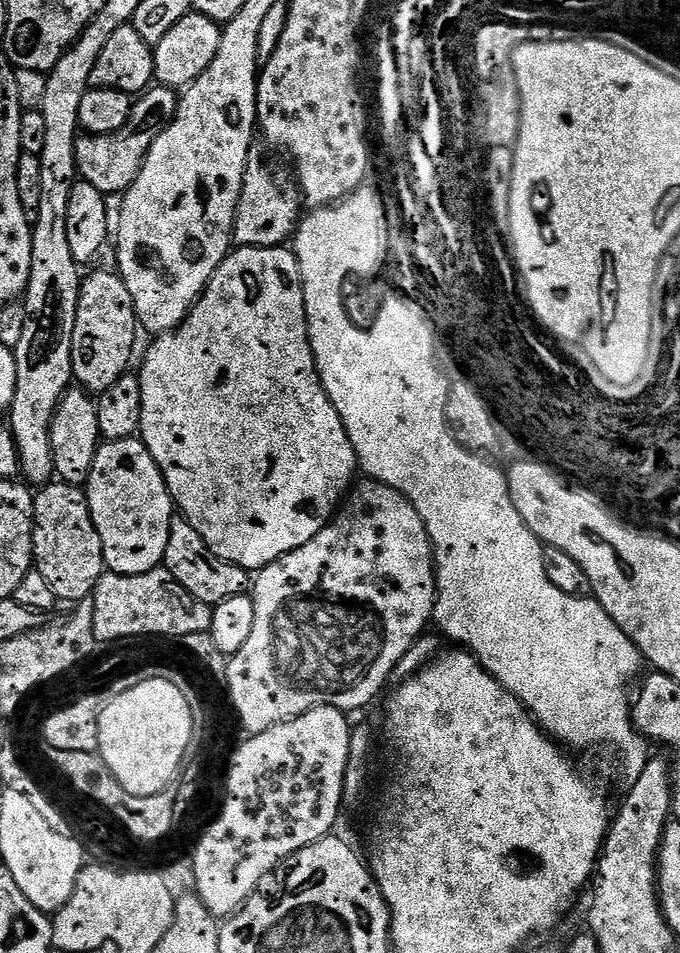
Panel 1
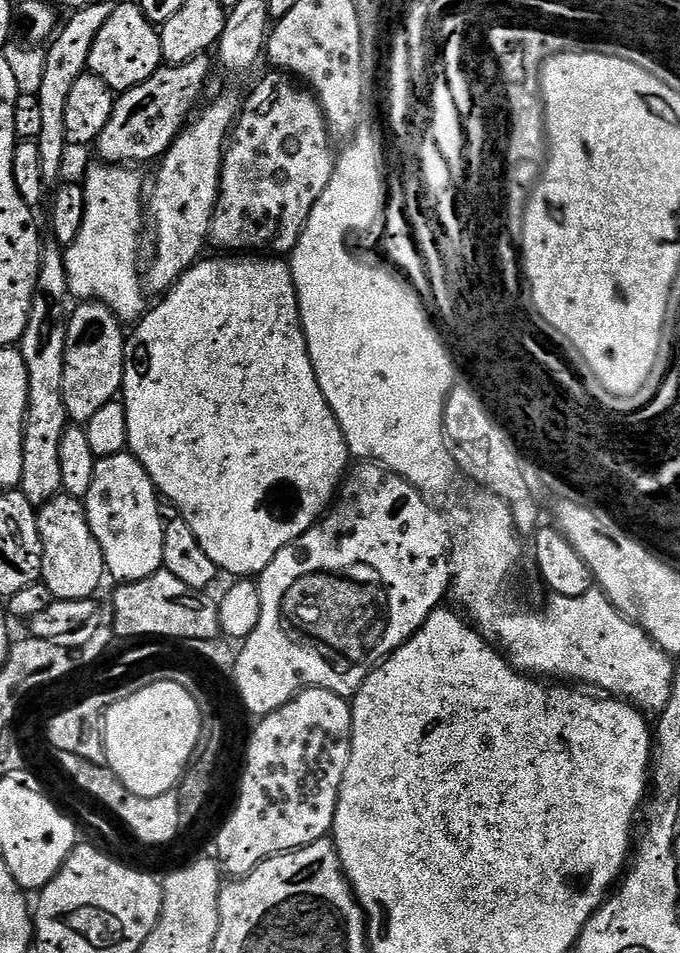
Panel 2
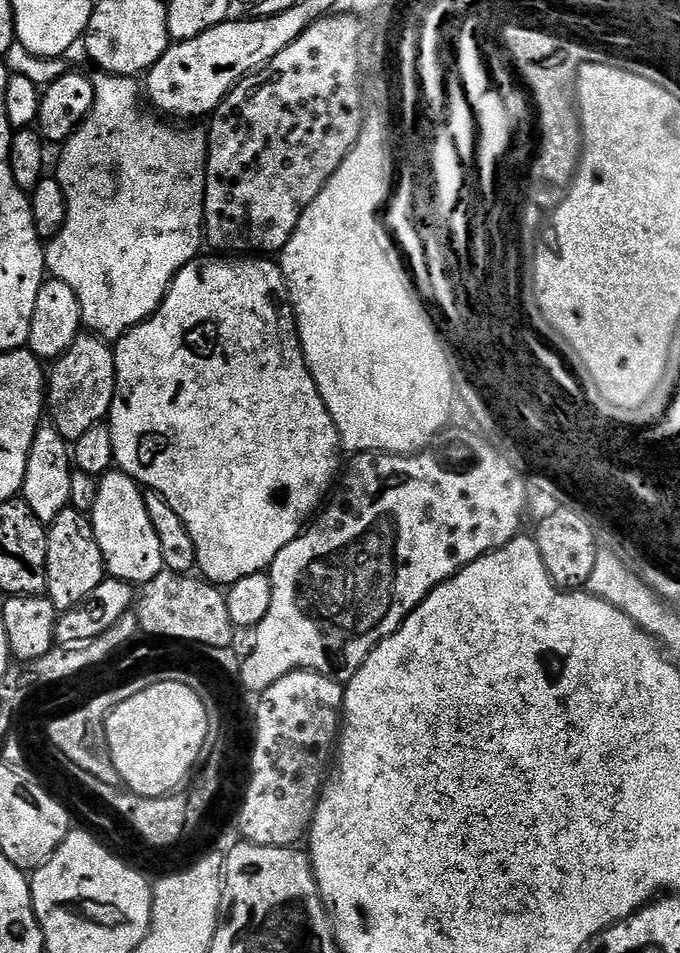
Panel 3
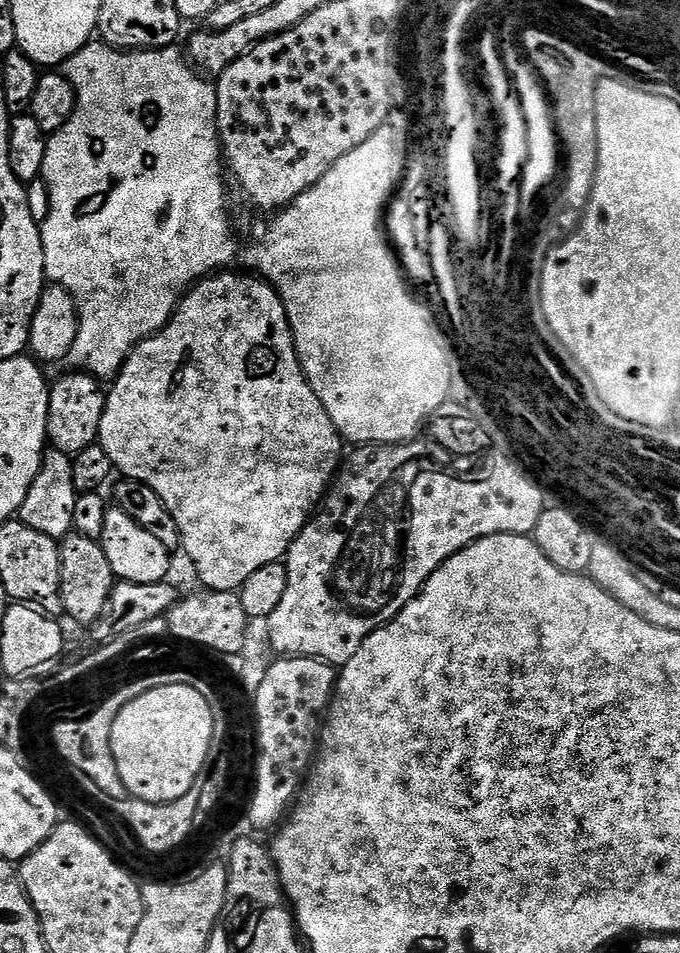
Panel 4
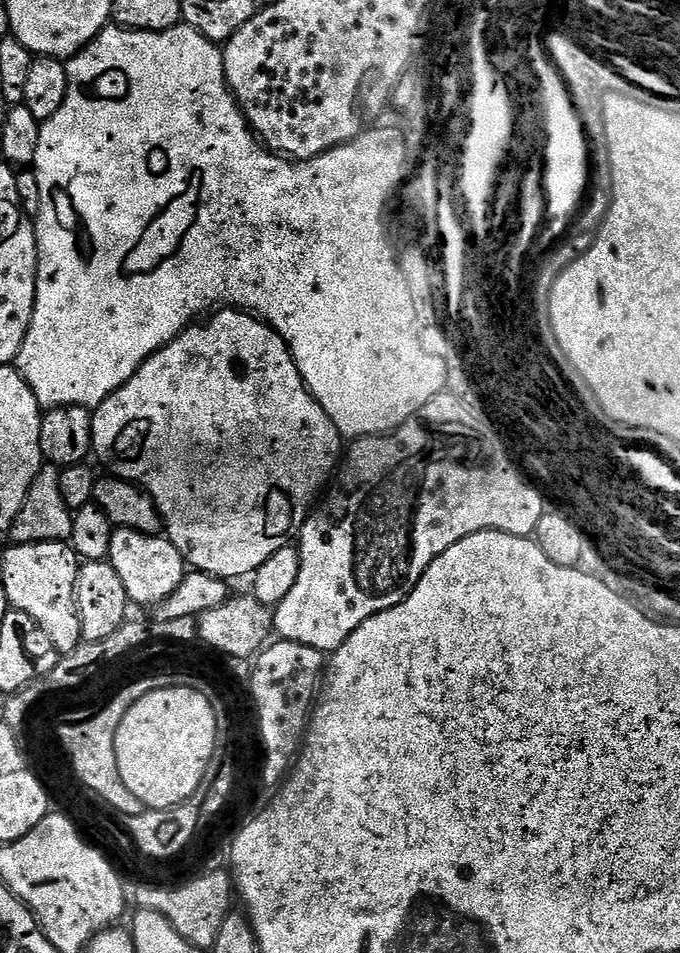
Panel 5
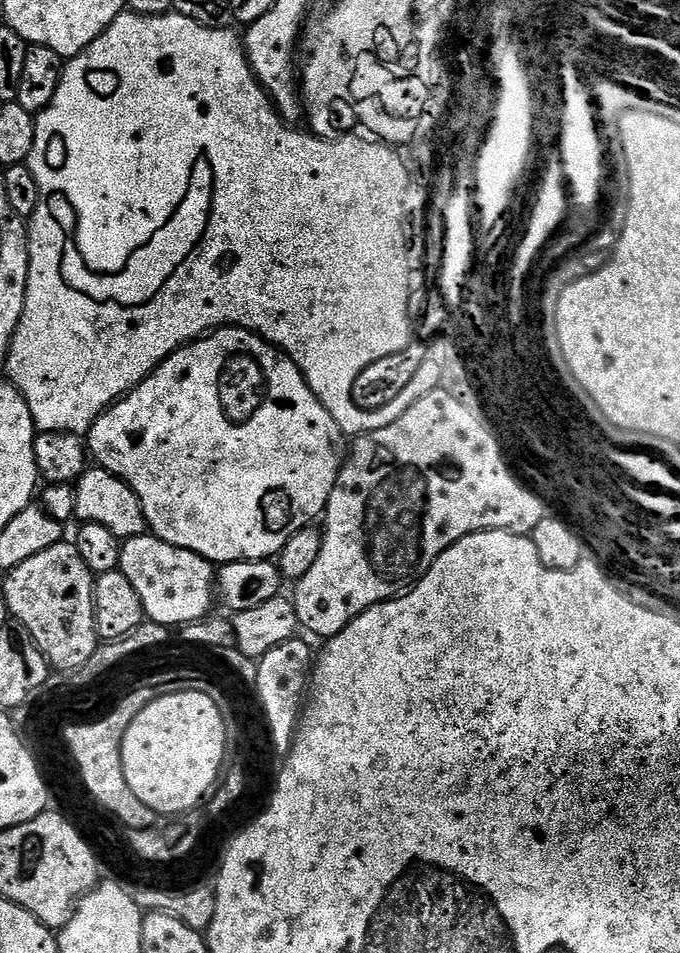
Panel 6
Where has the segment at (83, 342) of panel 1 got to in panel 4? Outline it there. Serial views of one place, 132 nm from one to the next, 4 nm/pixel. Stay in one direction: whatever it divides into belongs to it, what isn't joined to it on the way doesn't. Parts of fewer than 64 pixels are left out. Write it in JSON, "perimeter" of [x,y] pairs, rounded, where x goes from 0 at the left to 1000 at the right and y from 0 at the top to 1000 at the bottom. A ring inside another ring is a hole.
{"perimeter":[[[106,388],[101,391],[101,395],[94,395],[90,399],[75,400],[71,409],[68,455],[71,466],[81,473],[109,480],[126,472],[126,468],[146,463],[156,416],[150,407],[147,411],[149,400],[143,396],[122,388]]]}

